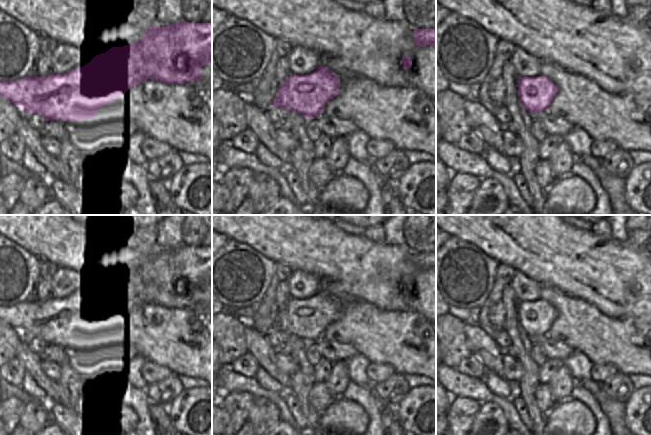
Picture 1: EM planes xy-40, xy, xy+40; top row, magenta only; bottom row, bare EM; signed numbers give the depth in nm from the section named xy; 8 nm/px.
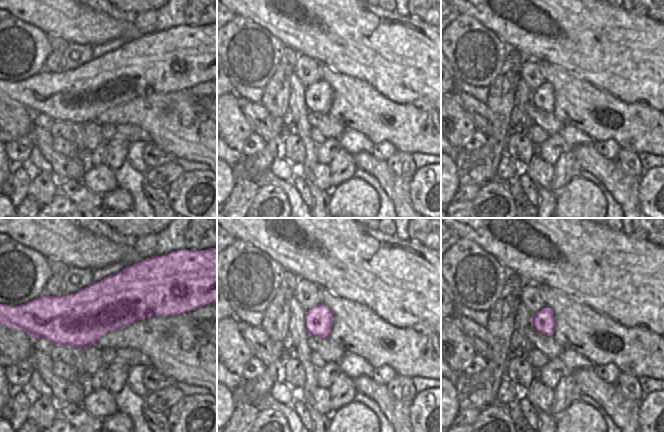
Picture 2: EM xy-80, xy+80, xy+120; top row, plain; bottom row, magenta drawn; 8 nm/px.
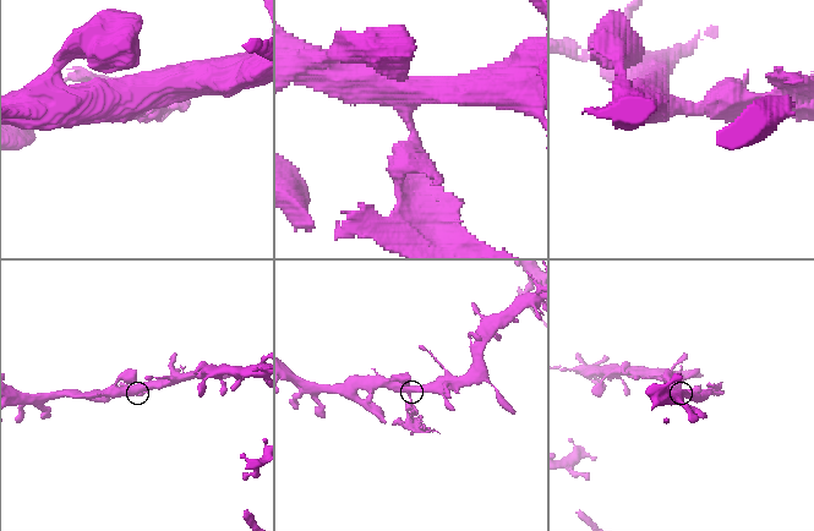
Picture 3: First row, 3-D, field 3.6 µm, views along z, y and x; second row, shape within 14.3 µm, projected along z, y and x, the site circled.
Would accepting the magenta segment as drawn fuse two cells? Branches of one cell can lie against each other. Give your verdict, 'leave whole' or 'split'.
split

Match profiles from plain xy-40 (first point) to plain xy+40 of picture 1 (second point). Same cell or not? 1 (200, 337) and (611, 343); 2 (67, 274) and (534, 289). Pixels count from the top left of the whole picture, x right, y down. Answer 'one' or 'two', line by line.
1: one
2: one

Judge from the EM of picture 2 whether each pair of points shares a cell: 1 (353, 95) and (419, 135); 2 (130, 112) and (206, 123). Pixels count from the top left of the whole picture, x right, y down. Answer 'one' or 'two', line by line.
1: one
2: one

